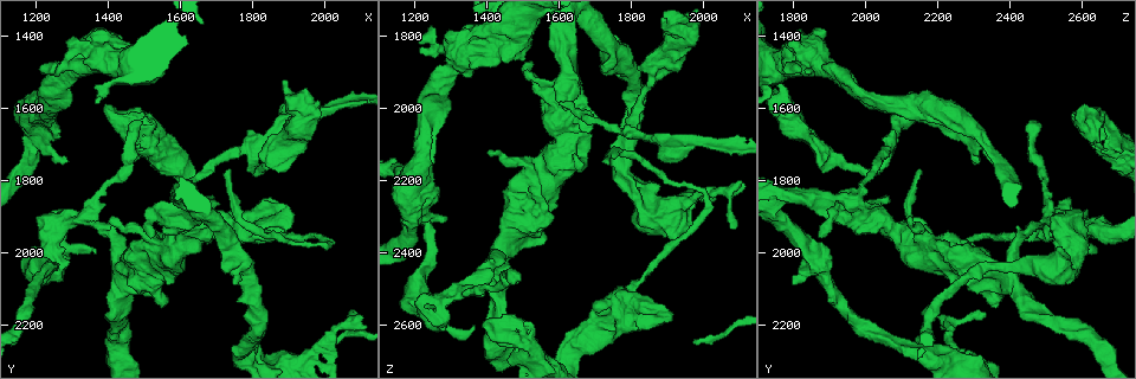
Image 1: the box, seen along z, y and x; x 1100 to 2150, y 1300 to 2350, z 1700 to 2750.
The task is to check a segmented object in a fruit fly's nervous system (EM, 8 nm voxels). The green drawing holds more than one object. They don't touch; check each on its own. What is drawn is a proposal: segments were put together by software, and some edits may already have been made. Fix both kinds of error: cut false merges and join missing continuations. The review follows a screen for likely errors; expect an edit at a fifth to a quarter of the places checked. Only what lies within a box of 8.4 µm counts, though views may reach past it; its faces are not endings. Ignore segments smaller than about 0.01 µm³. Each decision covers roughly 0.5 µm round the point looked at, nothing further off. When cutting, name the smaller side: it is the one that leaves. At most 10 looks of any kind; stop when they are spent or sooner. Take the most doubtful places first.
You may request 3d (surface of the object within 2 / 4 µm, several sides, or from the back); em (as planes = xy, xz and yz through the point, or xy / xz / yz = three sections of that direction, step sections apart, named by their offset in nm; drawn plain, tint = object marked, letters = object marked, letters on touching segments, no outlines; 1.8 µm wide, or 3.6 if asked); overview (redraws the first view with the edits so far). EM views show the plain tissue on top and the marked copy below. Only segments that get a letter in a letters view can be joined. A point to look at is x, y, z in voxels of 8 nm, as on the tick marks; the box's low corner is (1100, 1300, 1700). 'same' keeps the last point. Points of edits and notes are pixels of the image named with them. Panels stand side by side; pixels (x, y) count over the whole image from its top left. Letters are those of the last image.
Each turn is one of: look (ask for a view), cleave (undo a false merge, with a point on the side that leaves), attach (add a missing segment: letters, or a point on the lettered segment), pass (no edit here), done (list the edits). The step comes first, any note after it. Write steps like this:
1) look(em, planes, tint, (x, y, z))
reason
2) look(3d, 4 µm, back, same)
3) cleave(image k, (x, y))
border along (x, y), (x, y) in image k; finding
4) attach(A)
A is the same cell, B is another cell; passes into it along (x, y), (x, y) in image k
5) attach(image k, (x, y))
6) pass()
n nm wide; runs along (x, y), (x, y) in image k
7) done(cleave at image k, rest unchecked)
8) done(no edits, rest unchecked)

look(em, yz, step 4, tint, (1610, 1890, 1985))
looks like a crossing

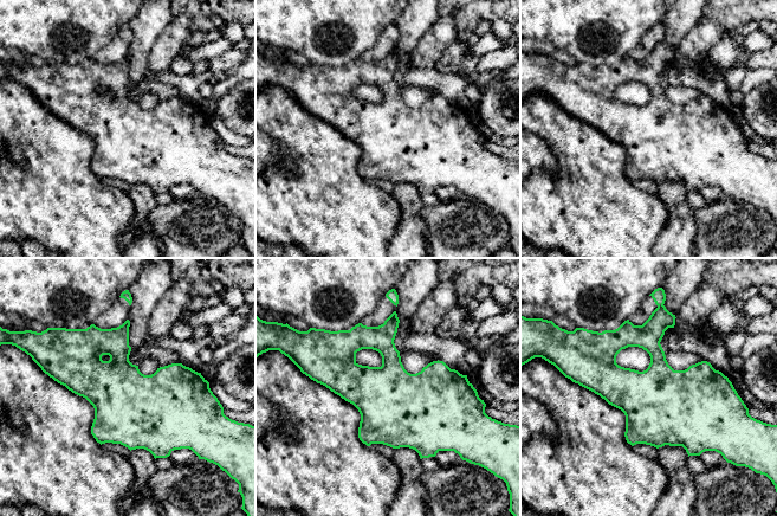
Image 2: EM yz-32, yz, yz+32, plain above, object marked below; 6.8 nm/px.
look(em, planes, letters, same)

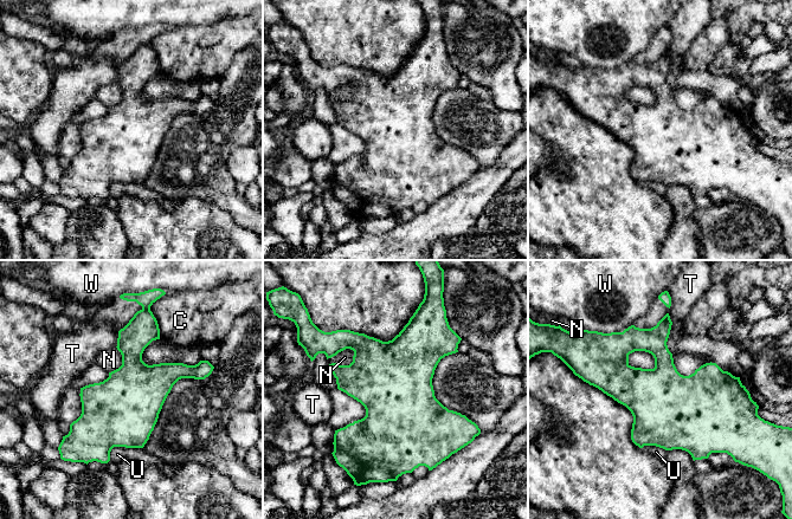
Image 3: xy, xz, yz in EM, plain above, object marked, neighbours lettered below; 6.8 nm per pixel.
pass()
480 nm wide; C, N, T, U and W are other cells; border along (354, 351), (343, 349), (327, 358) in image 3; one cell here

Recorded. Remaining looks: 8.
look(3d, 4 µm, (1500, 1680, 2620))
an open end

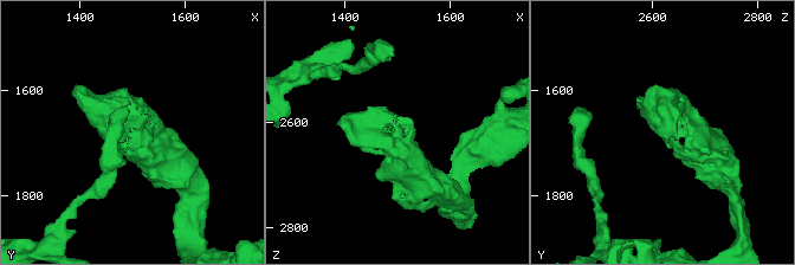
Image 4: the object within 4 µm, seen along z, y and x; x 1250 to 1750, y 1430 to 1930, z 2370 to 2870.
look(em, planes, tint, (1505, 1675, 2620))
arms of 280, 400 nm; now the EM

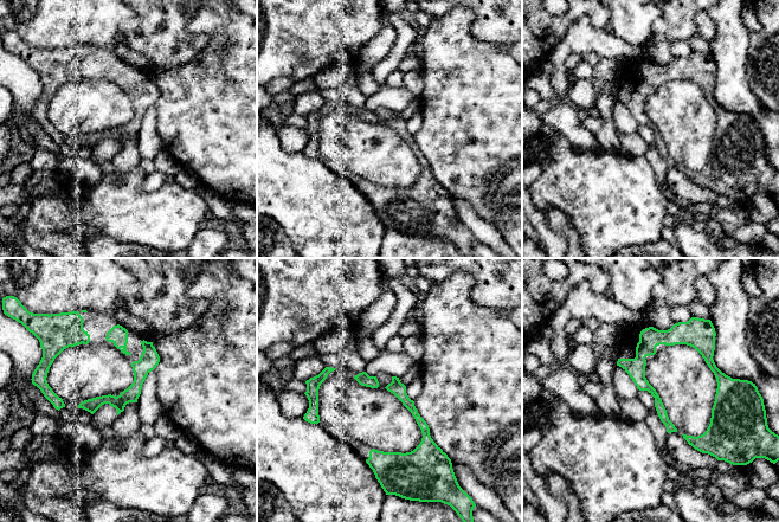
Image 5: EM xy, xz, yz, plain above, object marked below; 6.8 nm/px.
look(em, planes, letters, same)
see the neighbours

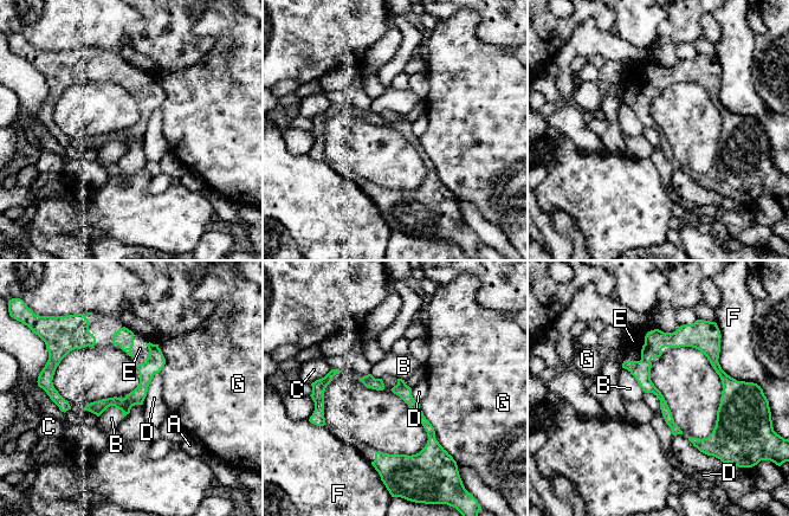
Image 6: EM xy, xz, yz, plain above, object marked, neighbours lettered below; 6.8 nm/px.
attach(E)
E is the same cell, A, B, C, D, F and G are other cells; it goes on there

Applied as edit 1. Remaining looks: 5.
look(em, planes, letters, (1740, 1775, 2155))

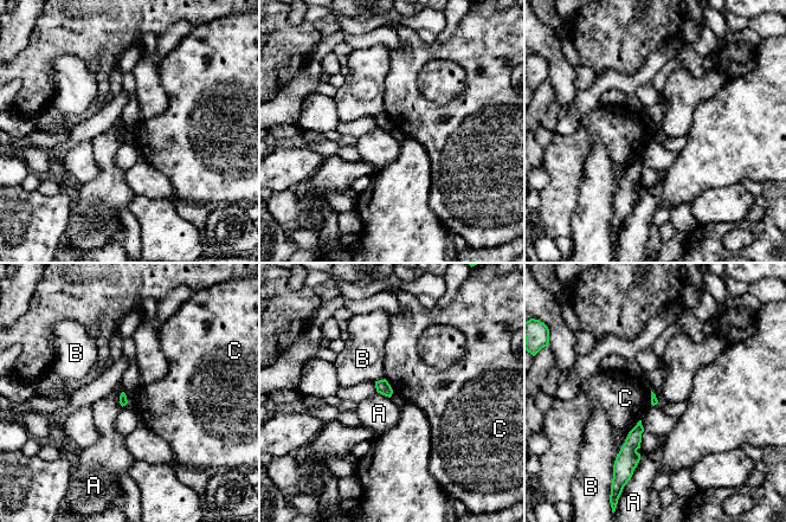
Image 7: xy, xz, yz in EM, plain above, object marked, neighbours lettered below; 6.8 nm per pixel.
pass()
A, B and C are other cells; border along (640, 457), (632, 474) in image 7; none of them fits

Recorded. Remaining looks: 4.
look(3d, 2 µm, (1240, 1970, 2540))
sudden change in width

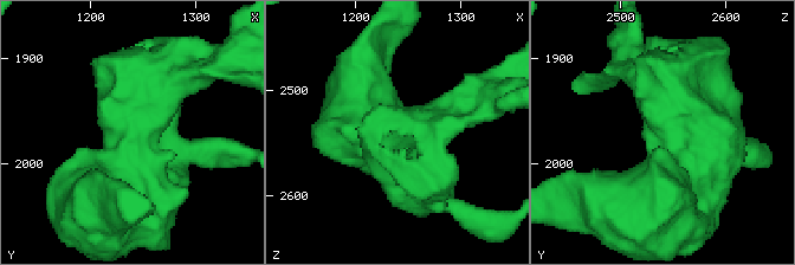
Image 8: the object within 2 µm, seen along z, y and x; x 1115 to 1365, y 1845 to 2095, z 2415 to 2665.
look(em, planes, letters, (1240, 1968, 2542))

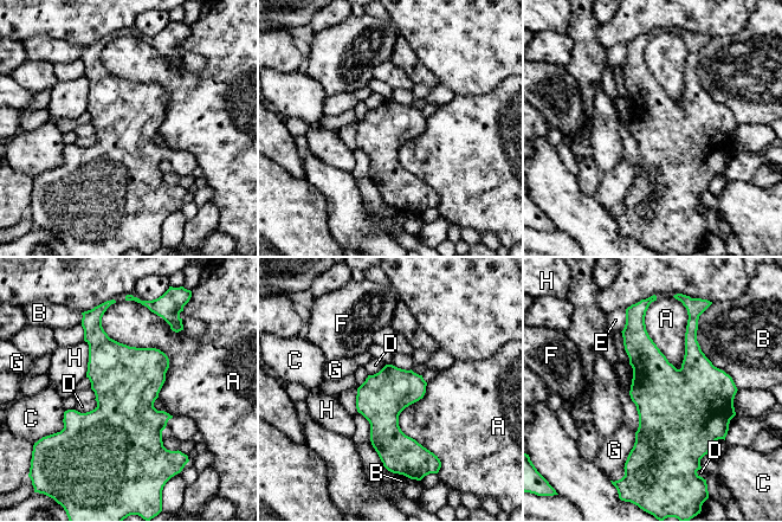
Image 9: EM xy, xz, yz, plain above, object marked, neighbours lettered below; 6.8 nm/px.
pass()
A touches over 700 nm; A, B, C, D, E, F, G and H are other cells; border along (97, 401), (89, 411), (75, 410) in image 9; continuous, no second cell

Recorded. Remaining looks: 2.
done(attach at image 6, rest unchecked)

